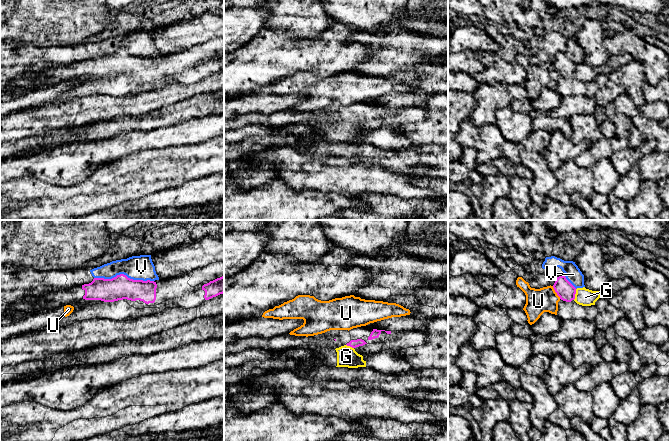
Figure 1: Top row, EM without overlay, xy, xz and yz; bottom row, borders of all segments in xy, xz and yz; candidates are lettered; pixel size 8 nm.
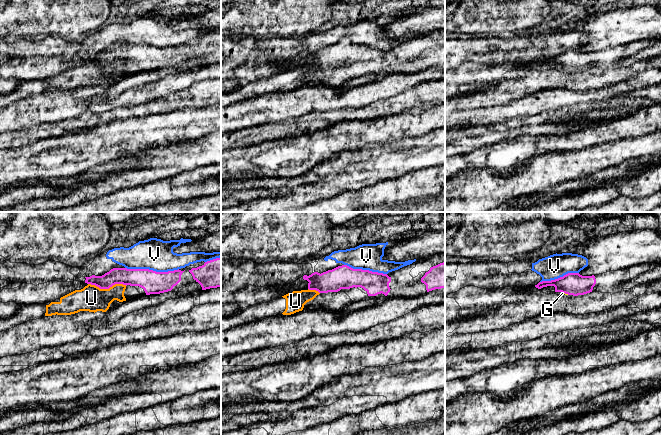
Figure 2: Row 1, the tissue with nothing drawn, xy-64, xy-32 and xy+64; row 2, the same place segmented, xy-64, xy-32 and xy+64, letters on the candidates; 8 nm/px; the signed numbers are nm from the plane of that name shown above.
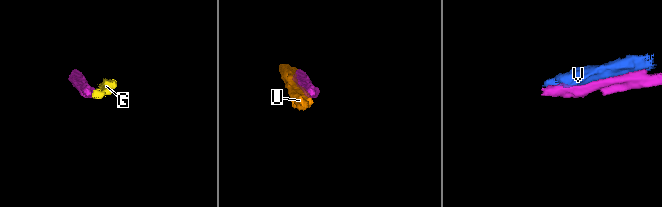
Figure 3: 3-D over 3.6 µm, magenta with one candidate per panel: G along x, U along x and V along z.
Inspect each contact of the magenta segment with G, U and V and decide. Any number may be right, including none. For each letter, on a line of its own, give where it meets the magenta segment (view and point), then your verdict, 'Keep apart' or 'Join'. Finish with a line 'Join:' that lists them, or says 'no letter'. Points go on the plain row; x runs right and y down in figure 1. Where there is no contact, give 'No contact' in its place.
G: Touches magenta at yz (575, 69). Keep apart
U: Touches magenta at yz (555, 67). Keep apart
V: Touches magenta at xy (123, 50). Keep apart
Join: no letter

